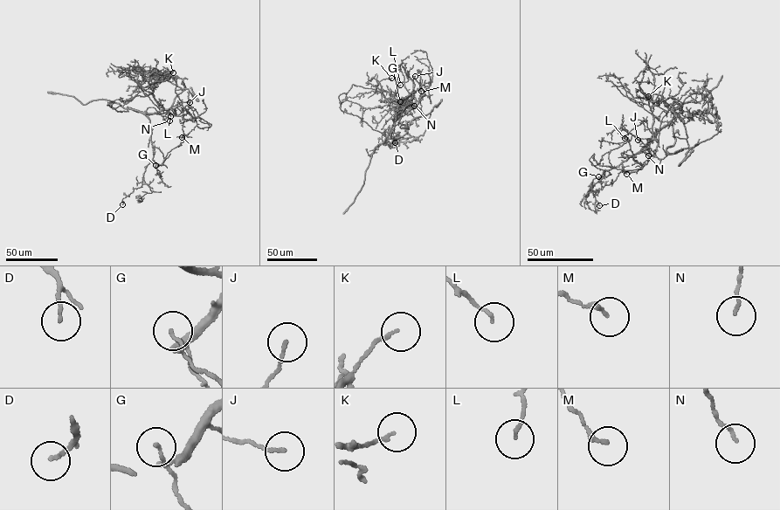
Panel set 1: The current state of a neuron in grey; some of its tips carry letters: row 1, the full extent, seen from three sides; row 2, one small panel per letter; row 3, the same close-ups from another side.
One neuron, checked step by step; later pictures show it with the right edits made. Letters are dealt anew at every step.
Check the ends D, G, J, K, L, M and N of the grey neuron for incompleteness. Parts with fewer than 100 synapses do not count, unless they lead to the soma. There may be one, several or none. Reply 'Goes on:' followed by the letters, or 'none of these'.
Goes on: none of these

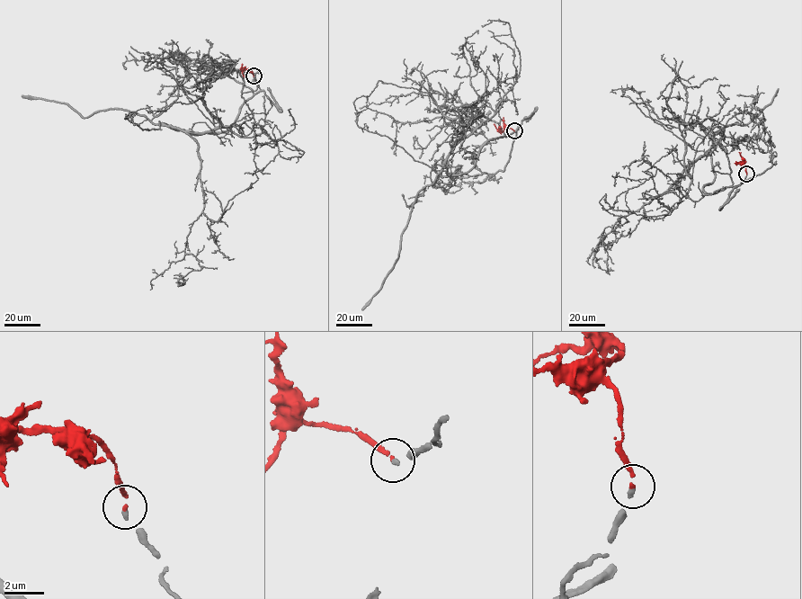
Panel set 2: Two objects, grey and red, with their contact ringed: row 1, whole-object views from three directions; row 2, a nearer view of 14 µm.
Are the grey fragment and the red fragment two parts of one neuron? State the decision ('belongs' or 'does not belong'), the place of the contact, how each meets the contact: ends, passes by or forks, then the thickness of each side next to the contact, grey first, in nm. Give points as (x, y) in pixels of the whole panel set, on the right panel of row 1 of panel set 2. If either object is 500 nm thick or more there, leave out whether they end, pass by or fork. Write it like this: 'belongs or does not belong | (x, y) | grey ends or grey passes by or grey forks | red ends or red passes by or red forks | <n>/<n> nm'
belongs | (746, 174) | grey ends | red ends | 200/160 nm

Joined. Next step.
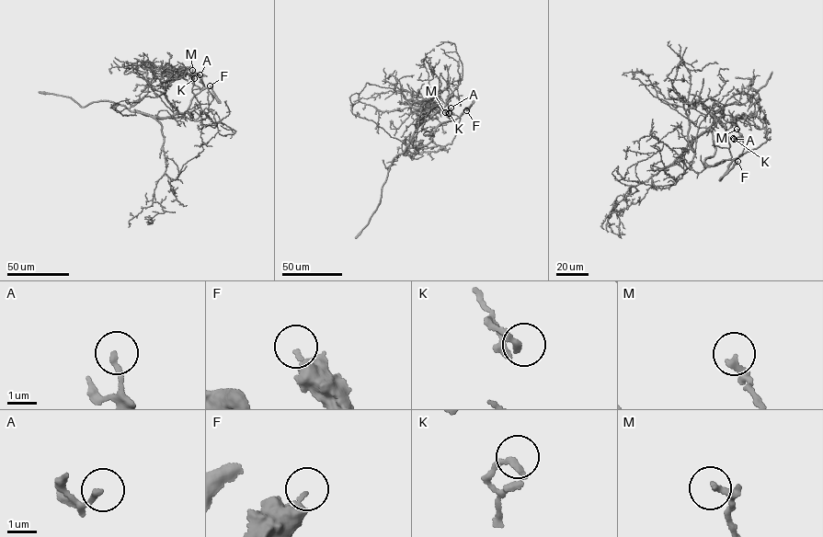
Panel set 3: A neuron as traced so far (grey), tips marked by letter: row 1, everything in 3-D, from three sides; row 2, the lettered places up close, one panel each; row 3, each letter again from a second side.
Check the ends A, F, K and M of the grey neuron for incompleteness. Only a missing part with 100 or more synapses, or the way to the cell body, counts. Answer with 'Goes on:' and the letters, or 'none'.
Goes on: F

